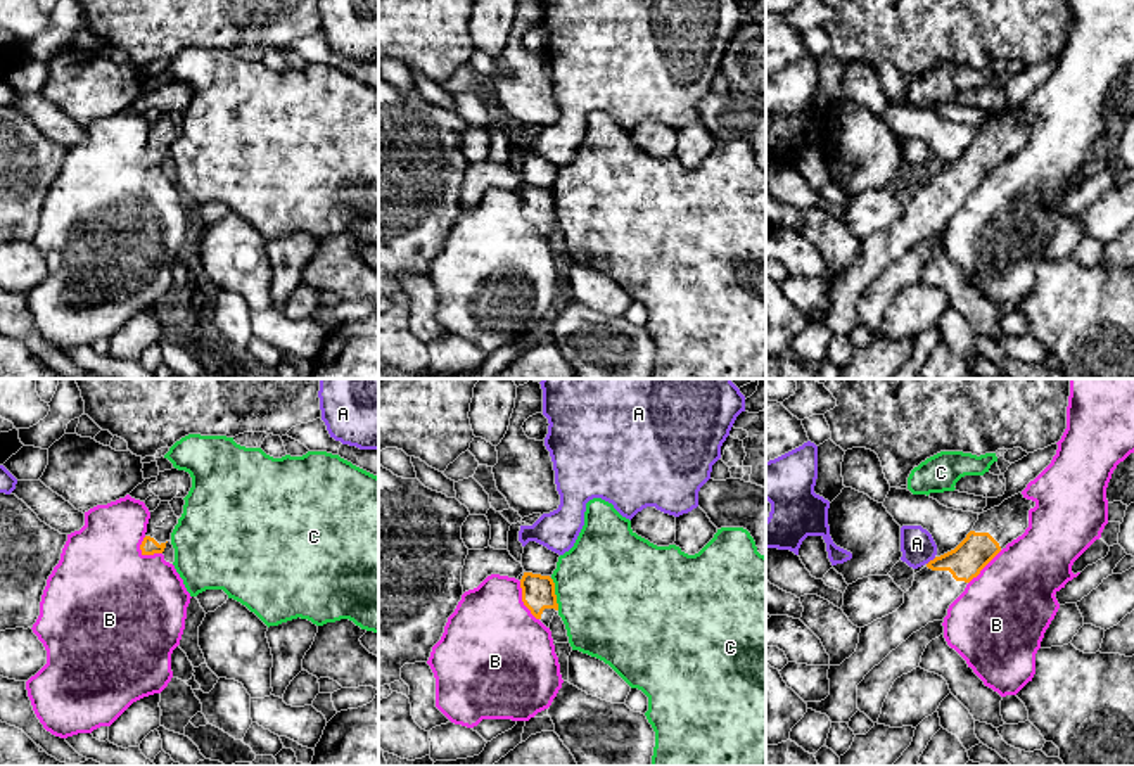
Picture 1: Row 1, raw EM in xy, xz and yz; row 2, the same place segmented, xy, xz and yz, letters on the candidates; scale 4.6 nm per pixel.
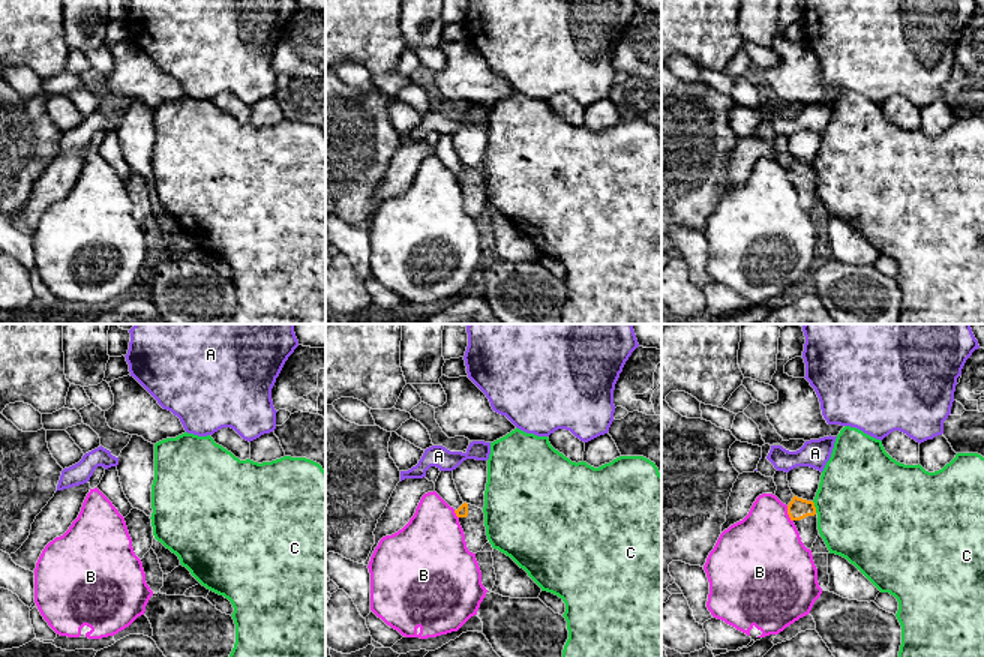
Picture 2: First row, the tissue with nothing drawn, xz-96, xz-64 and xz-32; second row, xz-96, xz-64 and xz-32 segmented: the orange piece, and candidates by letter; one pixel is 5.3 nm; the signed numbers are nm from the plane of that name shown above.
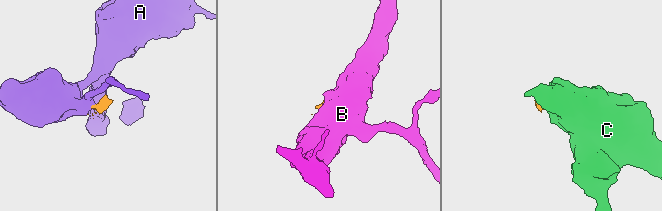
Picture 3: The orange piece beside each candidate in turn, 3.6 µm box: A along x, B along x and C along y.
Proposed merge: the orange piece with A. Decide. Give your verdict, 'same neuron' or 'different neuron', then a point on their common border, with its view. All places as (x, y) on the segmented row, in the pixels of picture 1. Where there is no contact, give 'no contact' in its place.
different neuron; meets orange in yz at (930, 561)

